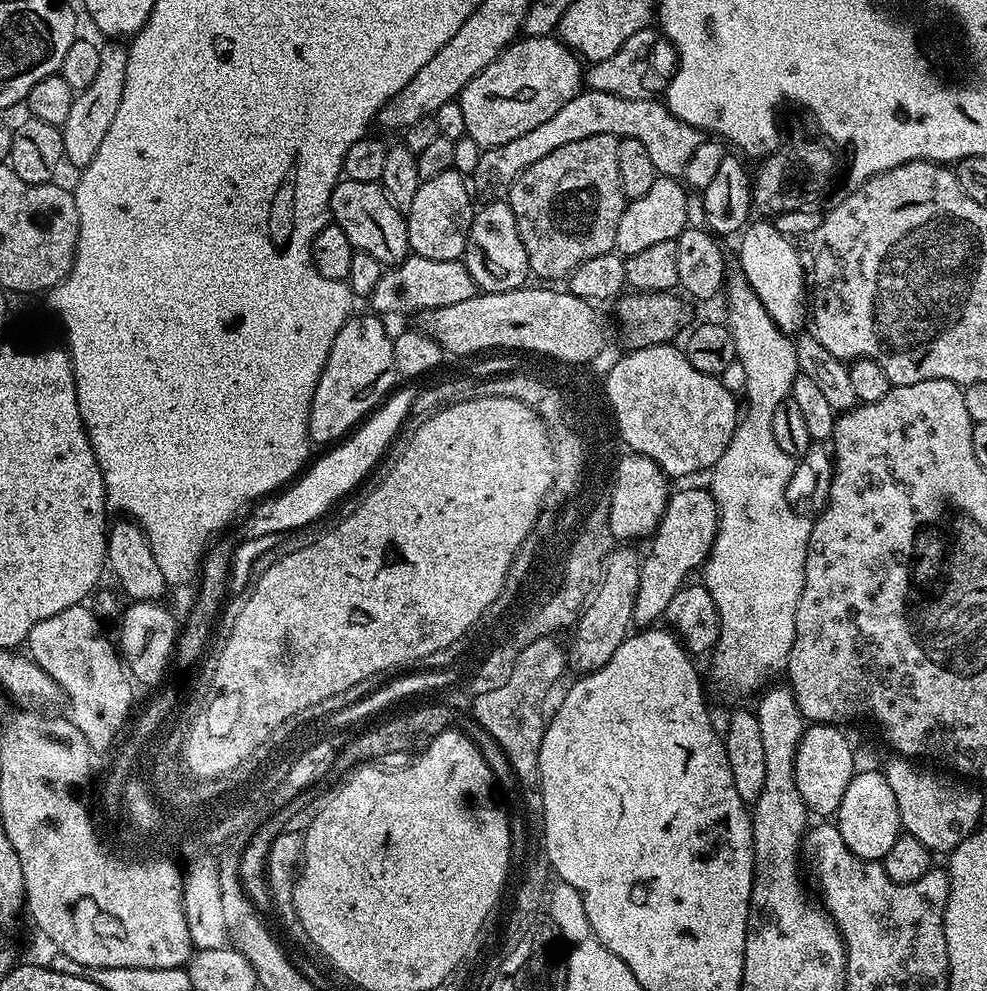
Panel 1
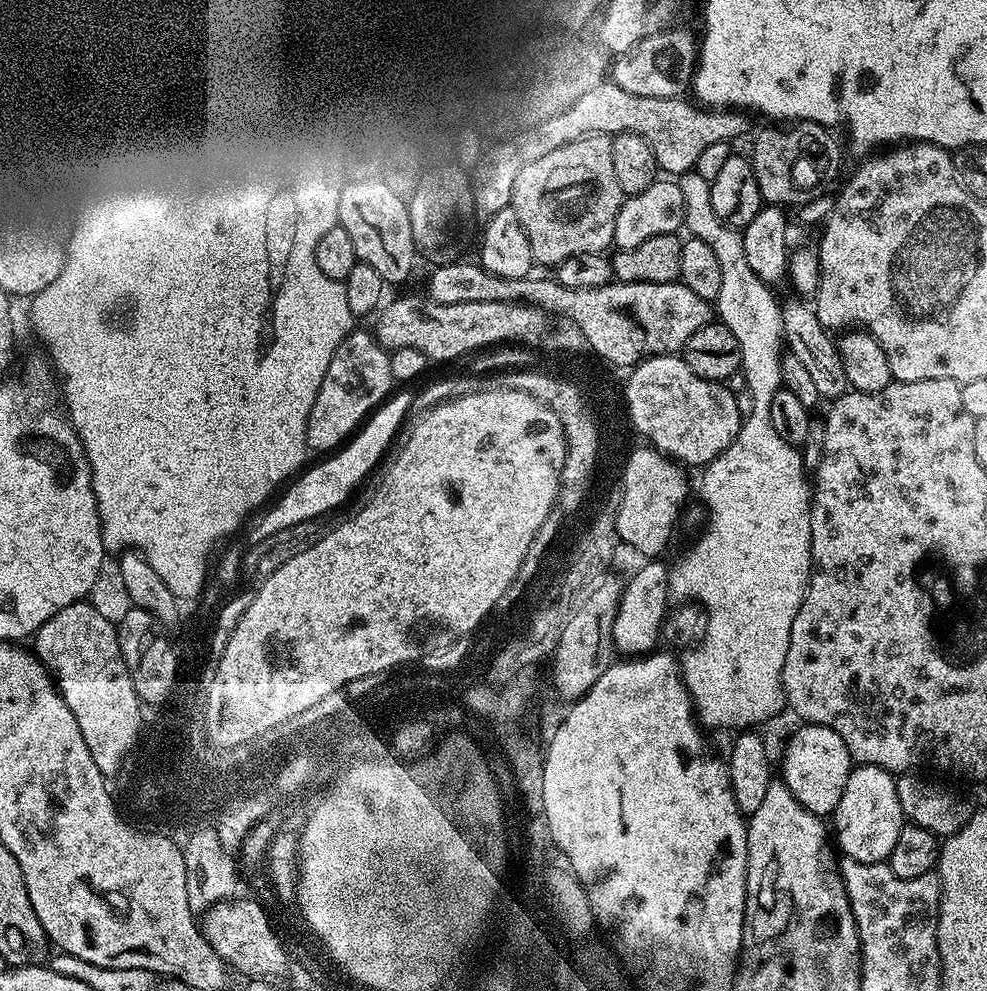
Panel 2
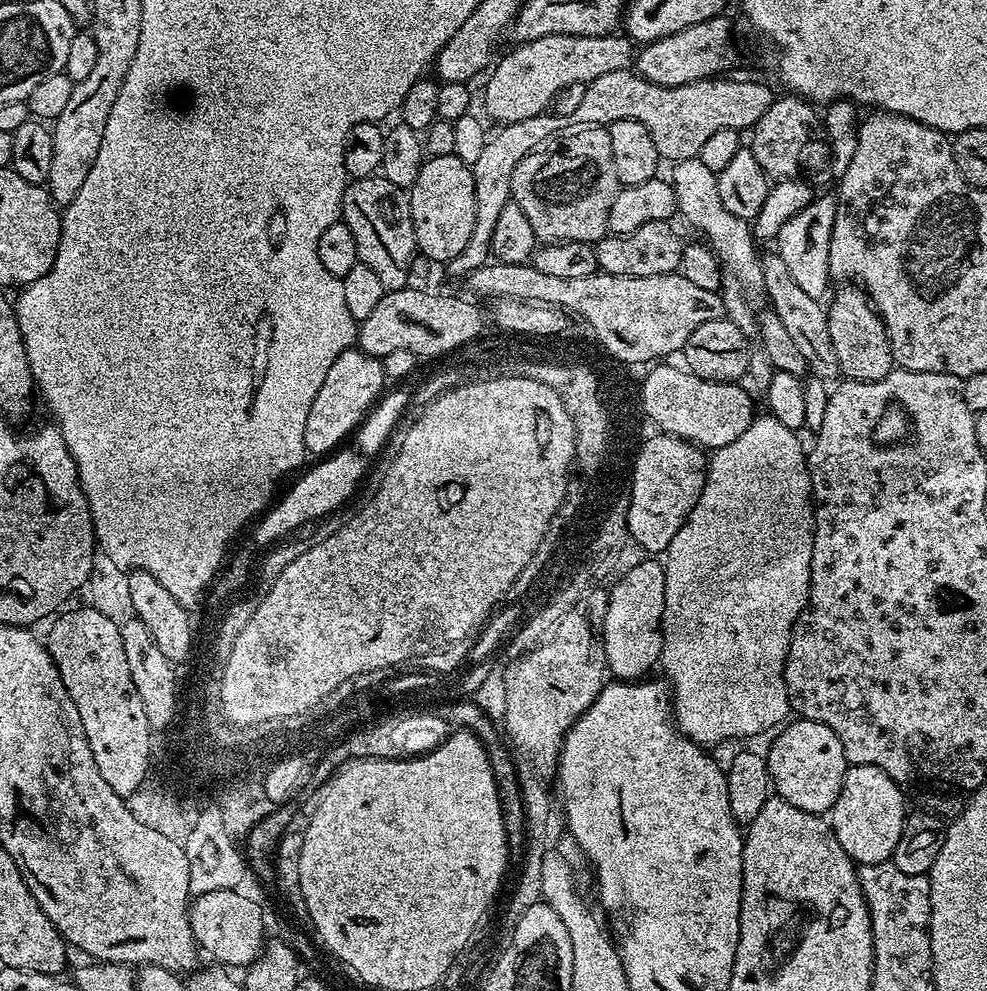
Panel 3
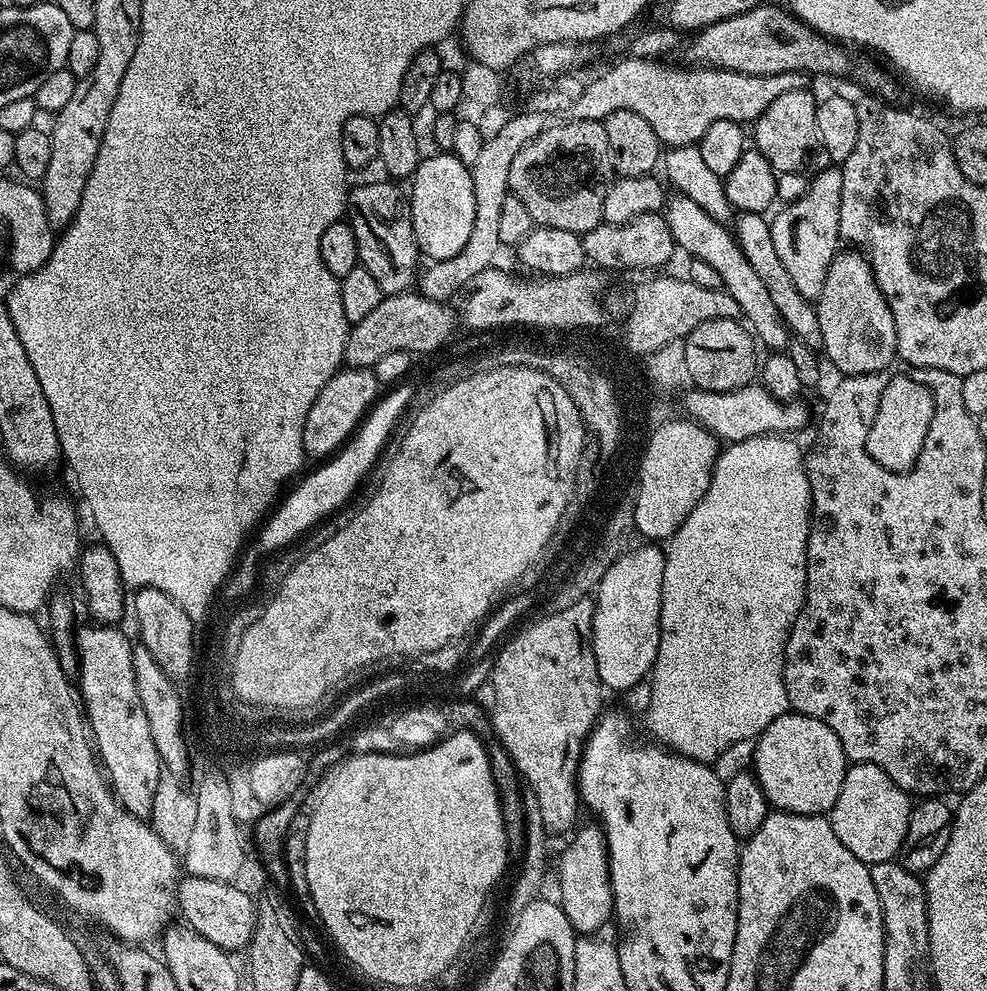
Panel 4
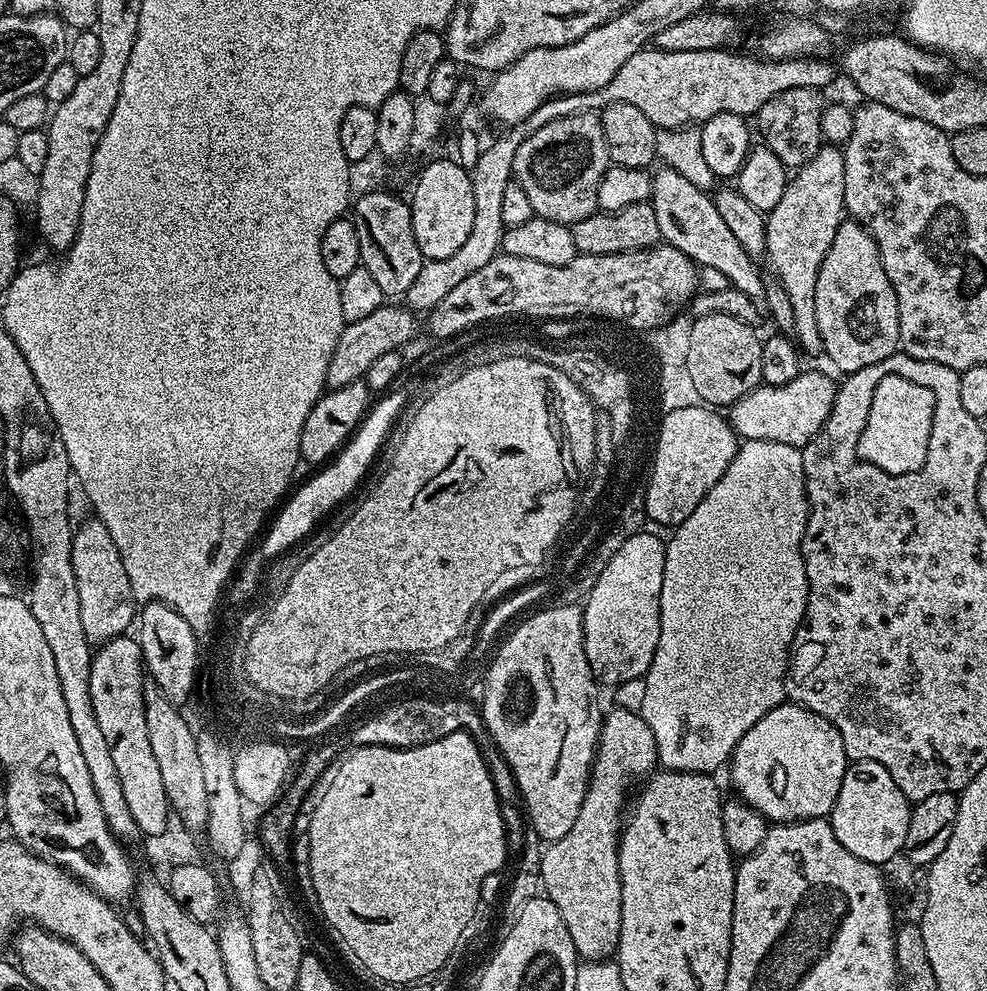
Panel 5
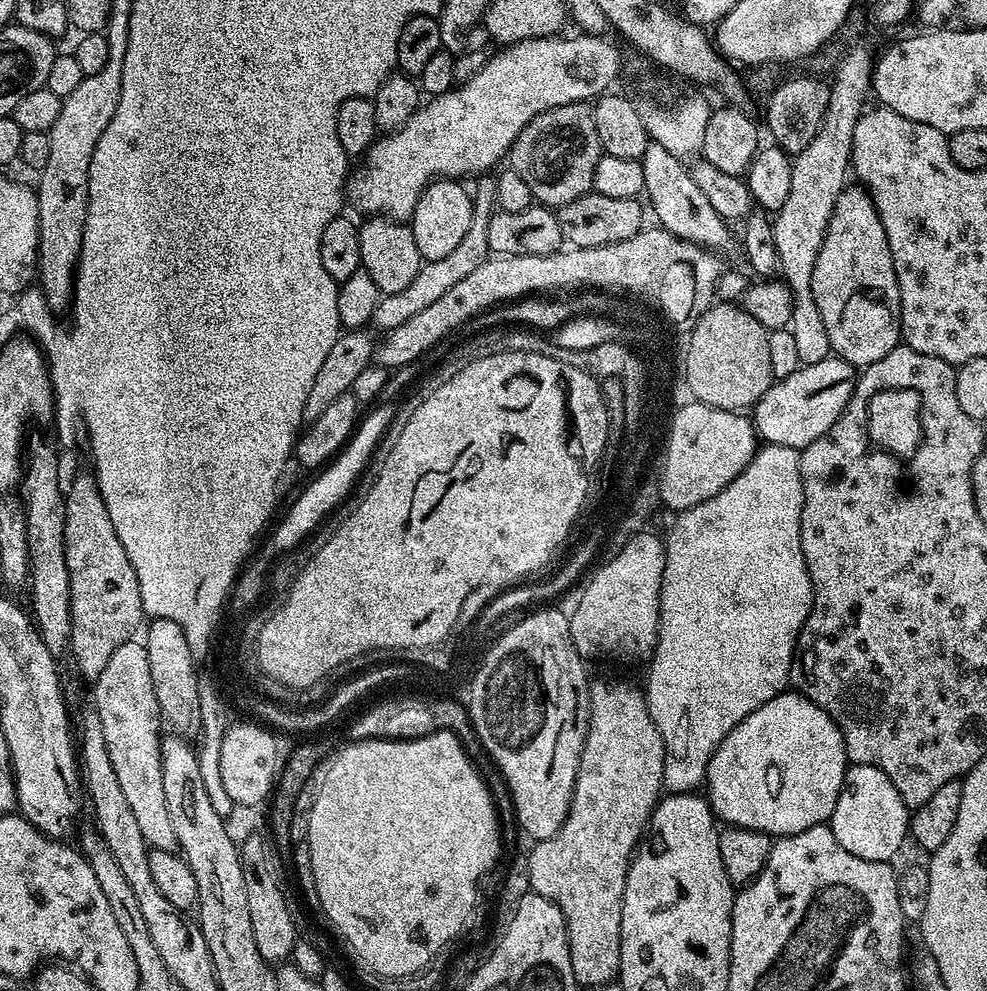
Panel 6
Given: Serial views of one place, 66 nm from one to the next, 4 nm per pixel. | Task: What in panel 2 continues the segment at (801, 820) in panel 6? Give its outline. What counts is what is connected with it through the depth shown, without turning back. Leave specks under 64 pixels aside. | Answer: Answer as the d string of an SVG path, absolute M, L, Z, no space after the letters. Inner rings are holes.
M804 722L799 726L801 728L789 738L780 764L778 760L778 772L790 794L794 794L806 810L815 816L828 818L836 811L842 790L846 790L846 778L852 773L854 761L846 750L846 742L842 742L842 738L825 724Z

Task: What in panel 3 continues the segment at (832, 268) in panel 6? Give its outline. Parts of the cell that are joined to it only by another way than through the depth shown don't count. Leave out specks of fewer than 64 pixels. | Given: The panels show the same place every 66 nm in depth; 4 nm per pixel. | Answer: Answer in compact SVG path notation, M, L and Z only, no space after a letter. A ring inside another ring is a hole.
M840 286L836 293L831 293L826 304L828 325L830 326L830 342L834 342L834 355L838 358L840 376L845 380L858 382L874 382L878 378L886 378L894 367L890 338L886 334L886 326L882 318L872 307L868 293L859 286Z

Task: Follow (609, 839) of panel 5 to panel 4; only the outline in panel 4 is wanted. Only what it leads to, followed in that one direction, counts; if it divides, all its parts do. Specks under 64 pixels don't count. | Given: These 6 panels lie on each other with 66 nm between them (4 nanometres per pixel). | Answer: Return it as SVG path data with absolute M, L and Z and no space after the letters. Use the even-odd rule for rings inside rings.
M599 827L575 829L572 841L564 848L560 856L560 865L555 865L554 876L560 879L558 903L564 909L570 926L578 934L596 934L604 923L614 916L612 906L612 883L608 869L608 842Z

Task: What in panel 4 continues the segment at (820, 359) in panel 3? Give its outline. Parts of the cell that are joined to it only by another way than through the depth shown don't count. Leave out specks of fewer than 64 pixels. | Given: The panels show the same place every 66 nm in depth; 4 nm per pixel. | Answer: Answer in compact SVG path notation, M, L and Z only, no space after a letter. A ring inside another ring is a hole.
M741 212L735 217L734 237L739 244L746 262L750 262L750 267L756 271L758 278L762 278L766 290L770 294L770 299L774 306L778 306L778 314L782 314L784 324L787 325L789 333L805 343L813 350L819 349L822 345L822 330L818 326L818 314L815 303L802 294L798 294L798 286L794 286L794 278L786 271L786 266L782 266L782 258L778 258L778 250L774 247L772 237L772 226L767 219L759 212Z

